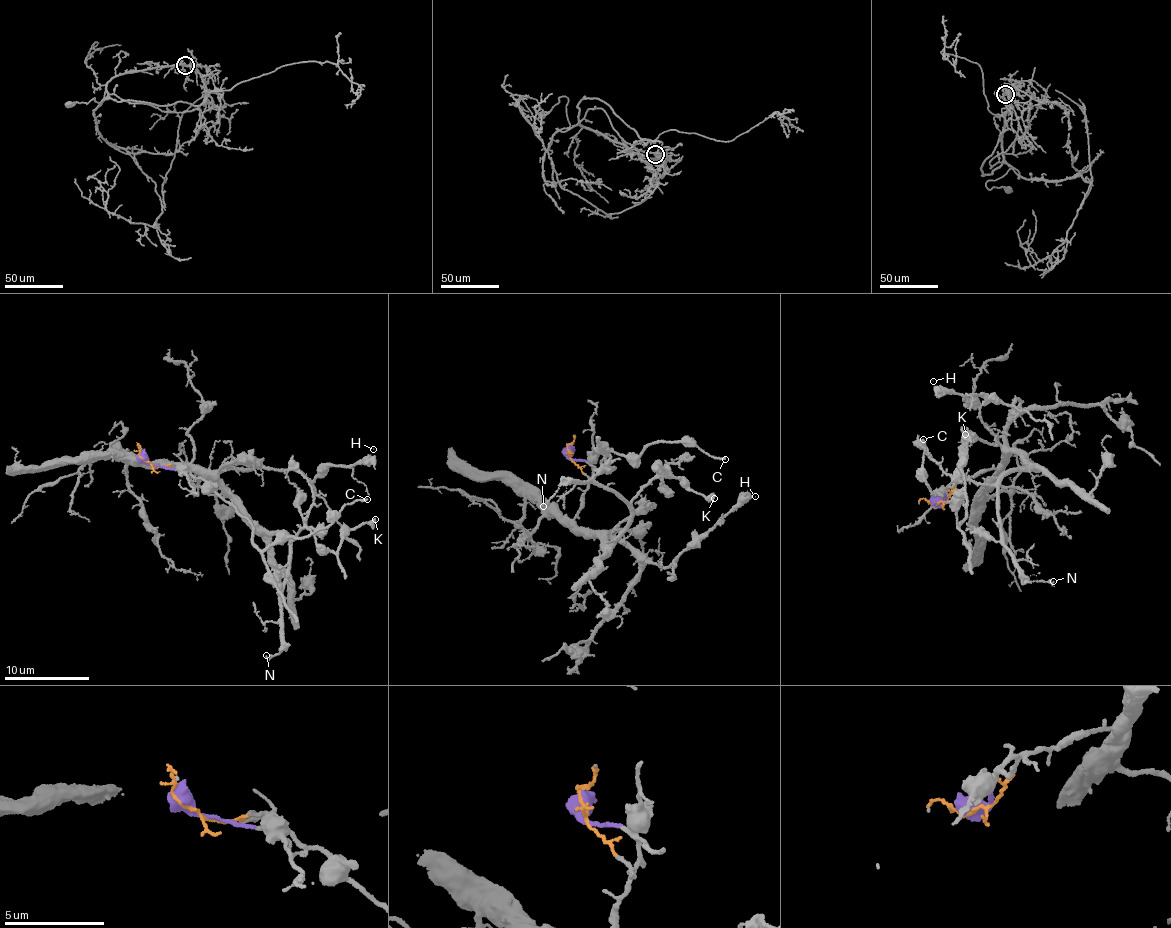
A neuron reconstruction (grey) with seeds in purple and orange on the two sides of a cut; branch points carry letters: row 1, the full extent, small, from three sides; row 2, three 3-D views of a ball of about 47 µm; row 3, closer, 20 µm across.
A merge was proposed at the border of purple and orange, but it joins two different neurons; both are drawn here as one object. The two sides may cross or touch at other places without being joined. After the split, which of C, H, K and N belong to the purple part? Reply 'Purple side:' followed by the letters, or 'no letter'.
Purple side: C

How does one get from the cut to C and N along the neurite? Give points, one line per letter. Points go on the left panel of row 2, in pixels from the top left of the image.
C: (147, 461), (189, 471), (208, 484), (253, 527), (251, 545), (260, 550), (314, 533), (341, 508), (367, 499)
N: (147, 461), (199, 468), (234, 504), (288, 539), (284, 639), (279, 653), (266, 656)

